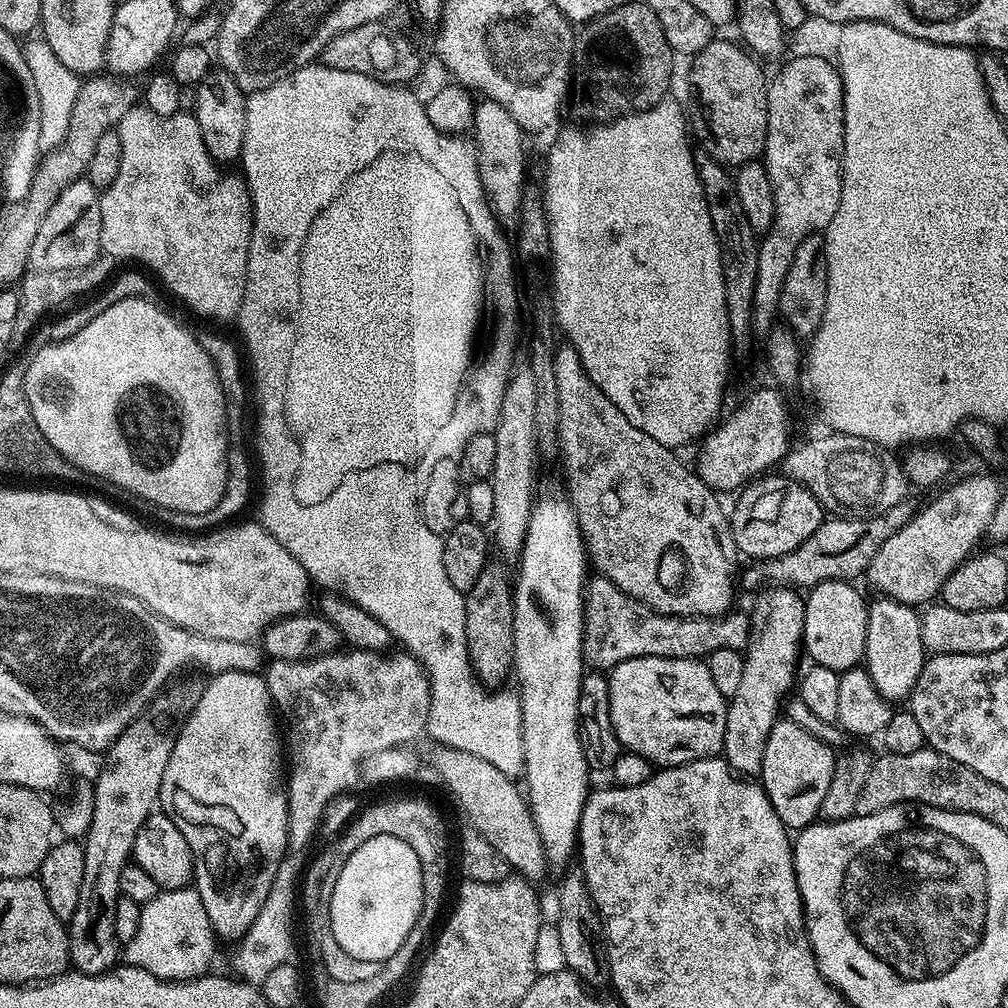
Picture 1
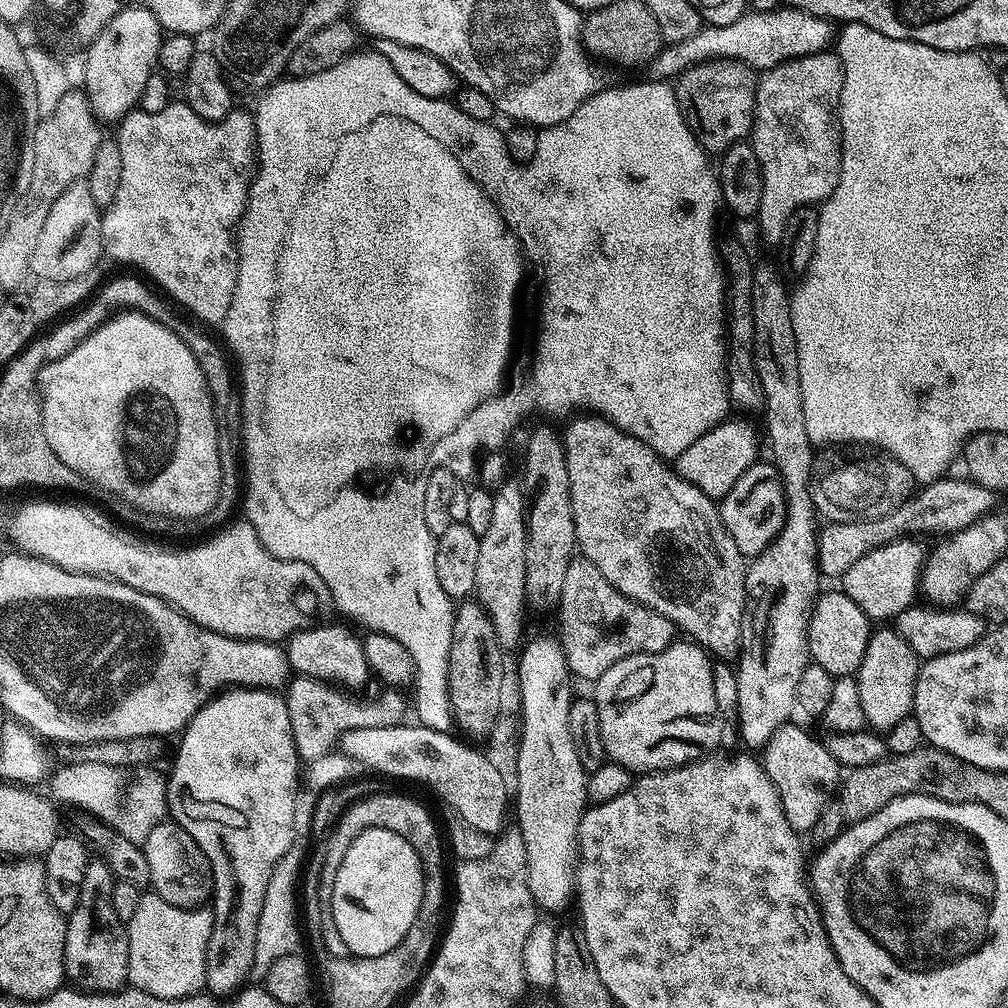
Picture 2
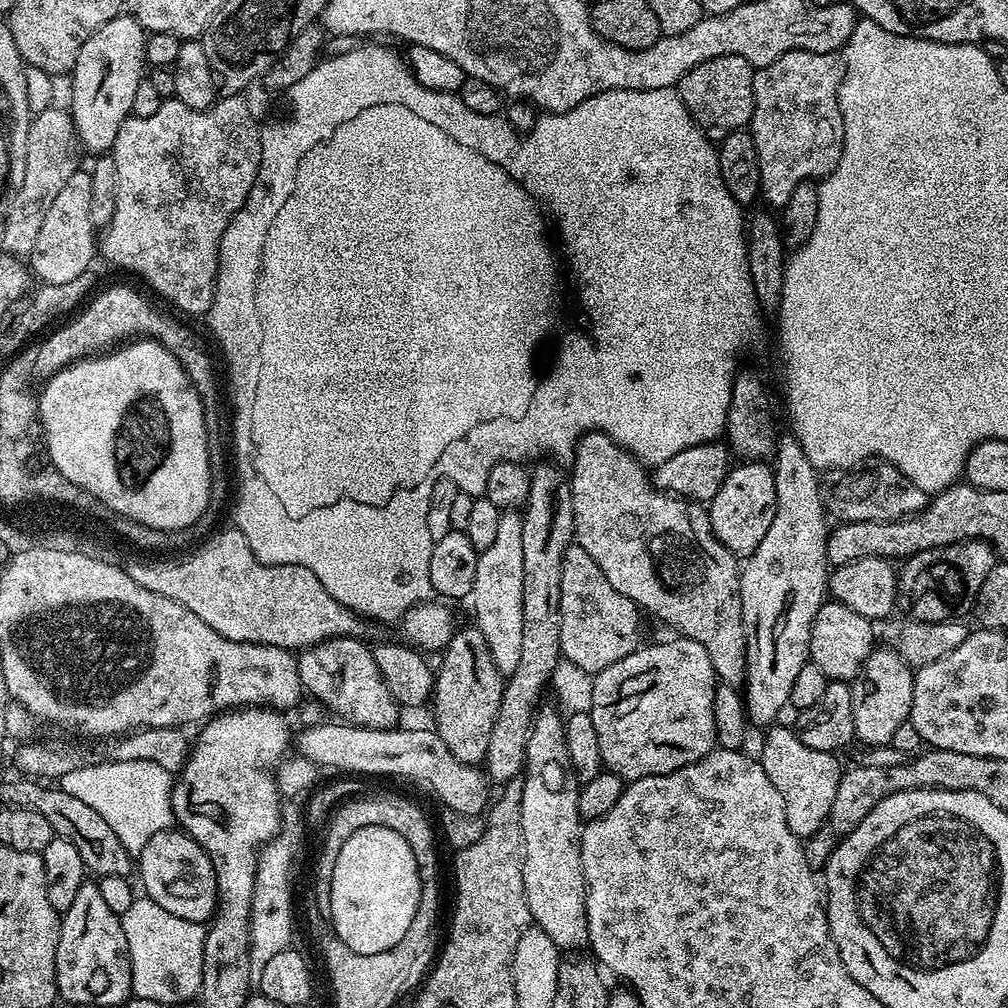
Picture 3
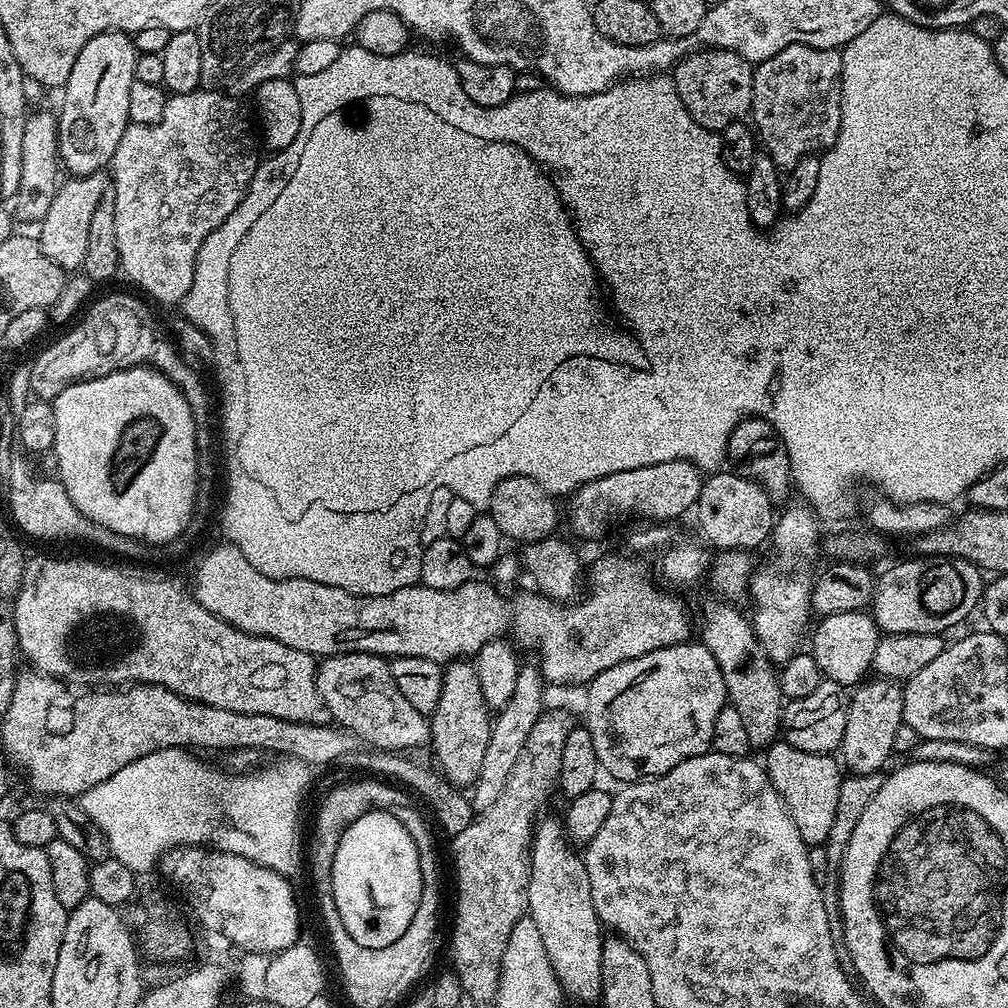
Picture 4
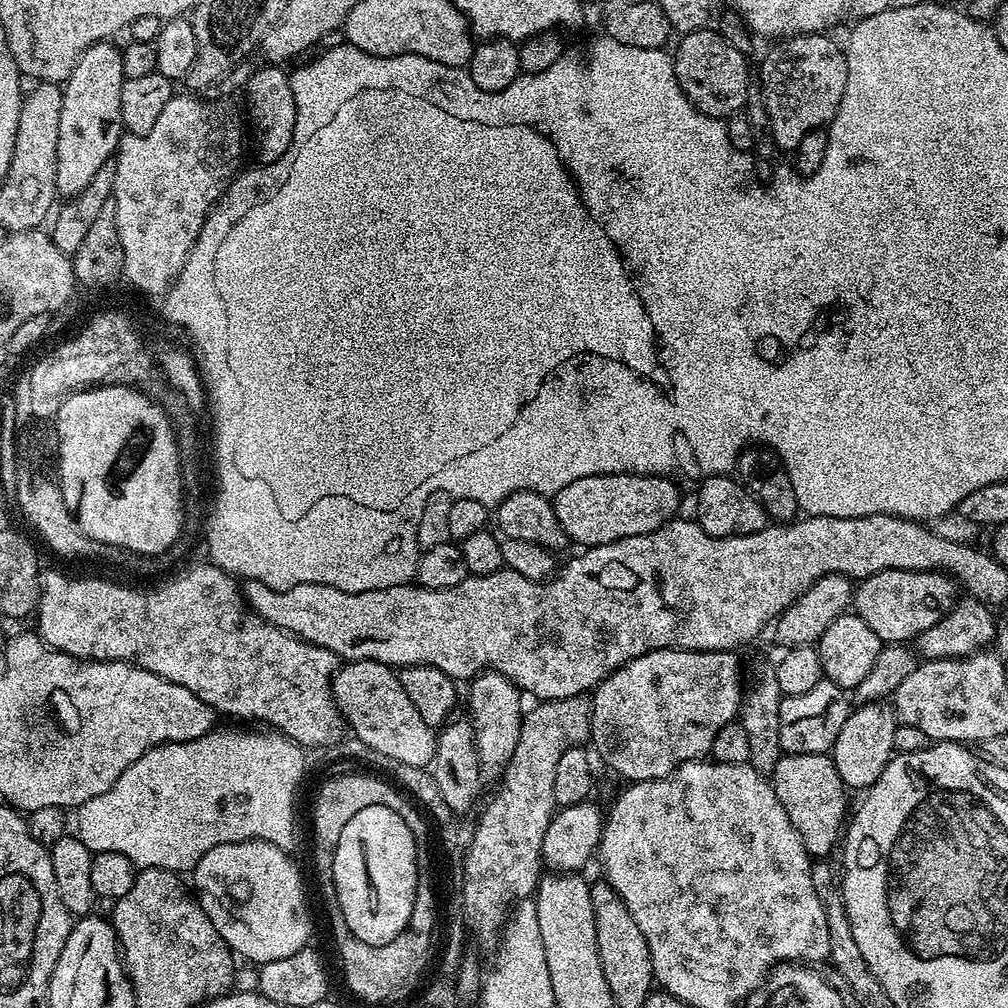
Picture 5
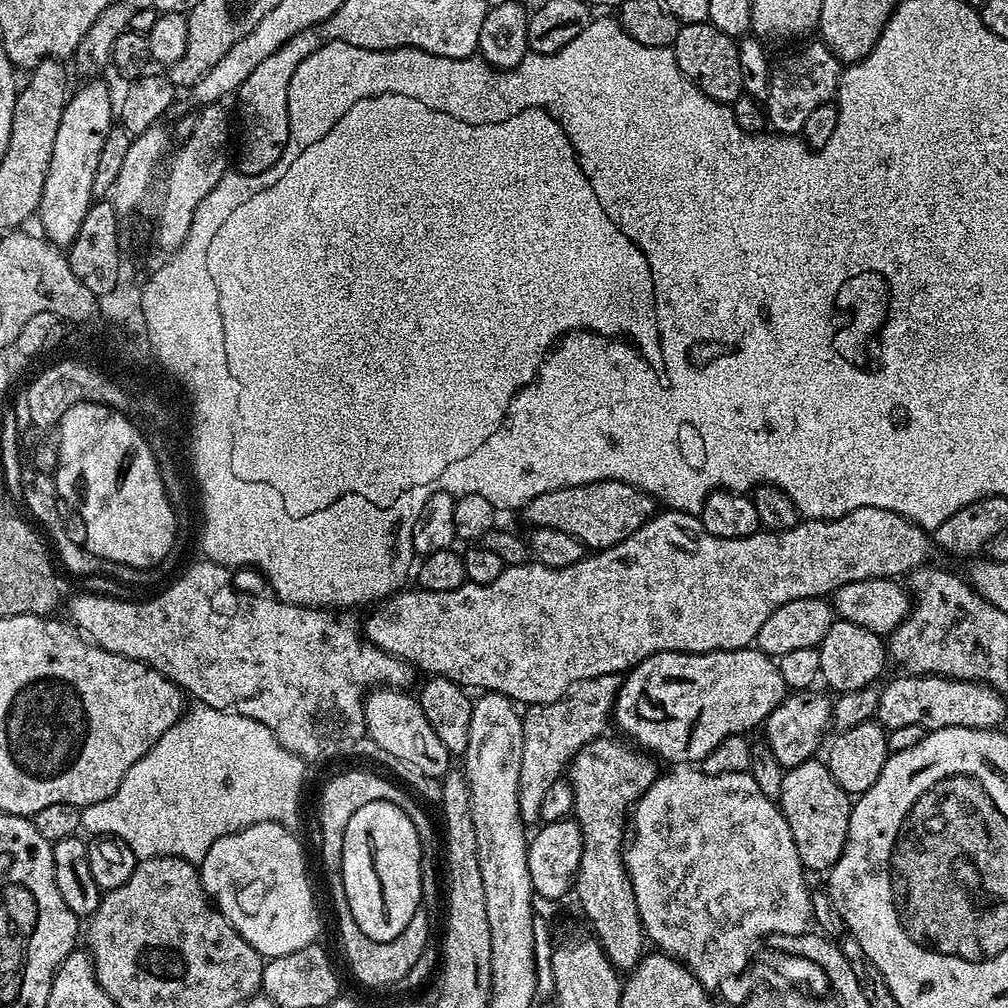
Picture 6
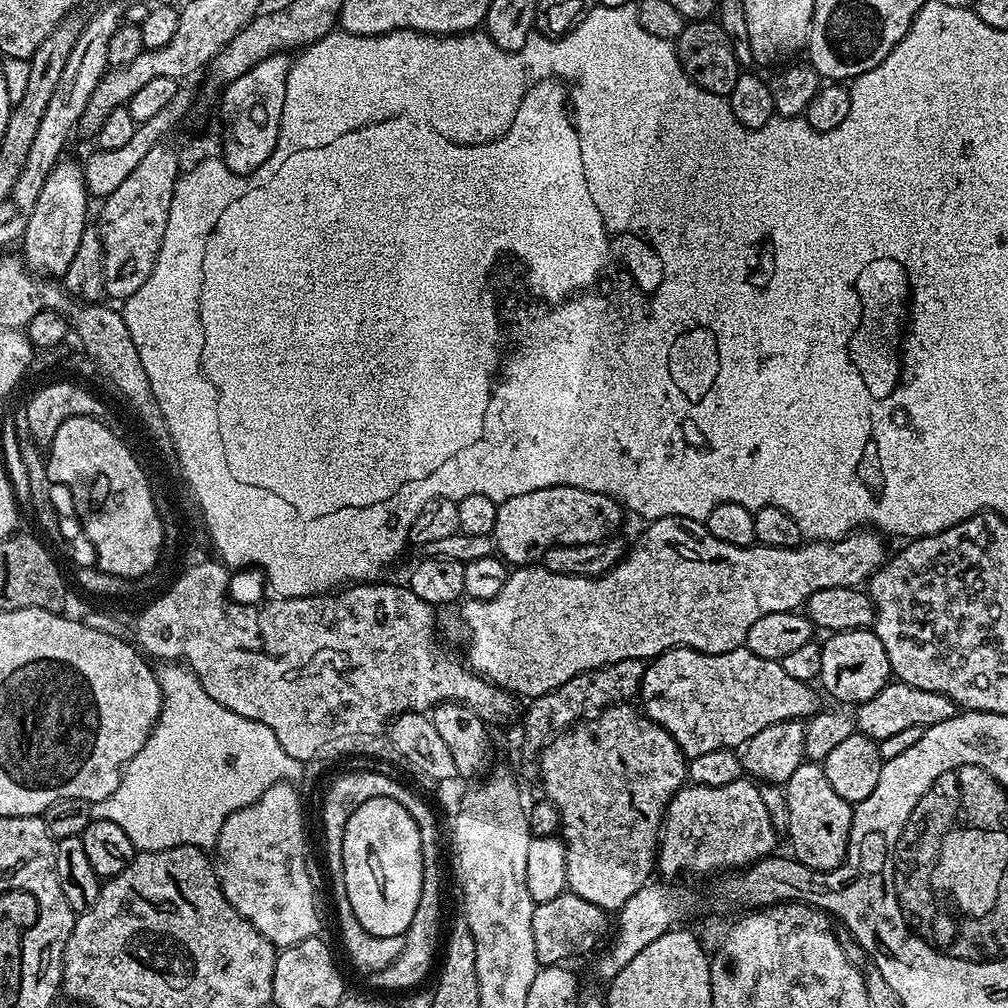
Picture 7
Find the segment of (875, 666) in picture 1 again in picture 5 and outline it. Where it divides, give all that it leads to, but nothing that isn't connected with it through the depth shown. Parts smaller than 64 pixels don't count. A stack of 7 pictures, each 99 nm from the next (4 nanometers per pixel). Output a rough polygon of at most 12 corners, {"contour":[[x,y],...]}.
{"contour":[[888,702],[849,711],[830,753],[845,789],[872,787],[894,755]]}

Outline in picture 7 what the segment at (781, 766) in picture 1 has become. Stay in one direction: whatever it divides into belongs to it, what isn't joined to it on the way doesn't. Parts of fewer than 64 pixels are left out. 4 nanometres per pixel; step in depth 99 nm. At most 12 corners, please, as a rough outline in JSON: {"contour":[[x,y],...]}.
{"contour":[[823,767],[783,784],[791,855],[815,872],[846,858],[853,805]]}

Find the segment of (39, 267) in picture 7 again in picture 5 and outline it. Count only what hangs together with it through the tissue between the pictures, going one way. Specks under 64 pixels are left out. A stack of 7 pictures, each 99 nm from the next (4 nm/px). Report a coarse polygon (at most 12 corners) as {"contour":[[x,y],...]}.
{"contour":[[121,49],[68,75],[56,191],[76,196],[122,139]]}

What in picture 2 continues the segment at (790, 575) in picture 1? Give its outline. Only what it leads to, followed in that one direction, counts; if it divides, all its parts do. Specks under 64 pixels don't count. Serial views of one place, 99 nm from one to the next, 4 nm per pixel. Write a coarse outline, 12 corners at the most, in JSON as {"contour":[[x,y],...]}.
{"contour":[[941,478],[898,510],[825,523],[816,558],[842,578],[858,558],[916,532],[960,532],[993,511],[970,478]]}

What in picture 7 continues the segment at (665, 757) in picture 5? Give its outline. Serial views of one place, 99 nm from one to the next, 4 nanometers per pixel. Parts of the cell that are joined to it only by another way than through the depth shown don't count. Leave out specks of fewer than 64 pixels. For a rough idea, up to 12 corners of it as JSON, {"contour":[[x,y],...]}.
{"contour":[[669,648],[644,715],[685,757],[739,749],[822,704],[779,660]]}

